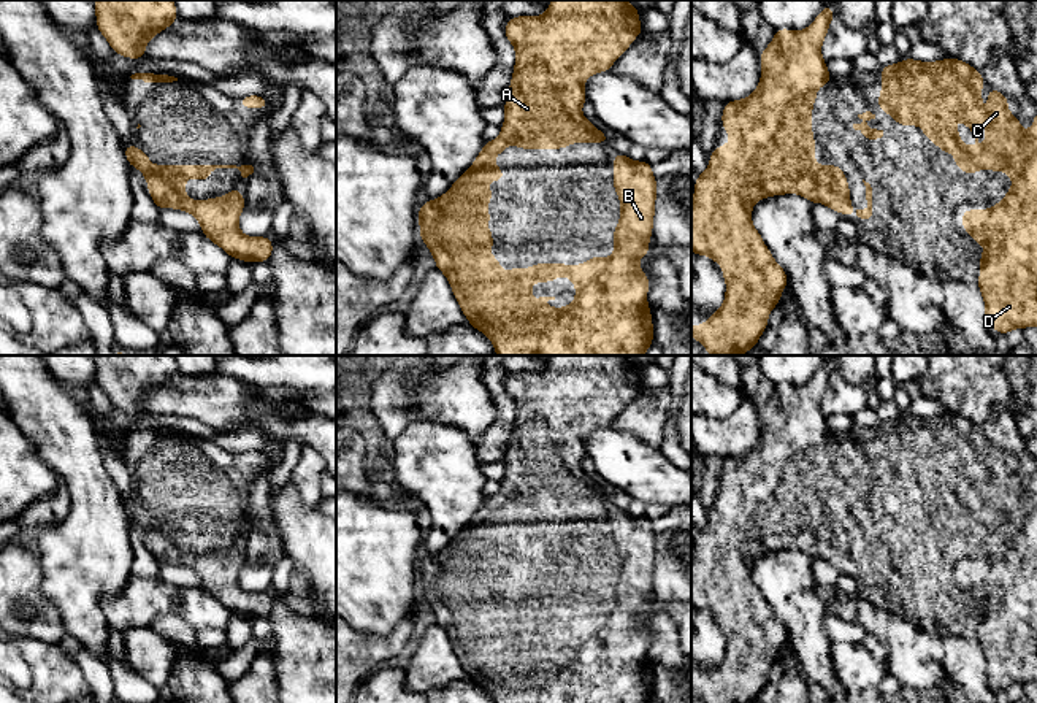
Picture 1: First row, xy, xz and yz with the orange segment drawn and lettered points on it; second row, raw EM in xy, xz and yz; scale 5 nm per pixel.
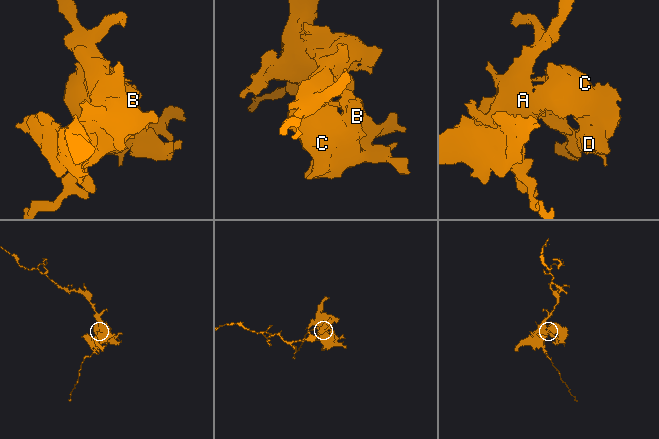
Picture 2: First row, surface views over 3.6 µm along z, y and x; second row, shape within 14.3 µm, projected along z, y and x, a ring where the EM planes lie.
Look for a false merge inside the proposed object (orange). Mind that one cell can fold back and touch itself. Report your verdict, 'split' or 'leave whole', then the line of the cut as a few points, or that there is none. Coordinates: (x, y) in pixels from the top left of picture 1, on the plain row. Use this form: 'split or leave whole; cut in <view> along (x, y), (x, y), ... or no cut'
leave whole; no cut

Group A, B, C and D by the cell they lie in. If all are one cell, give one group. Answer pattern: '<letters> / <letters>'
A B C D

